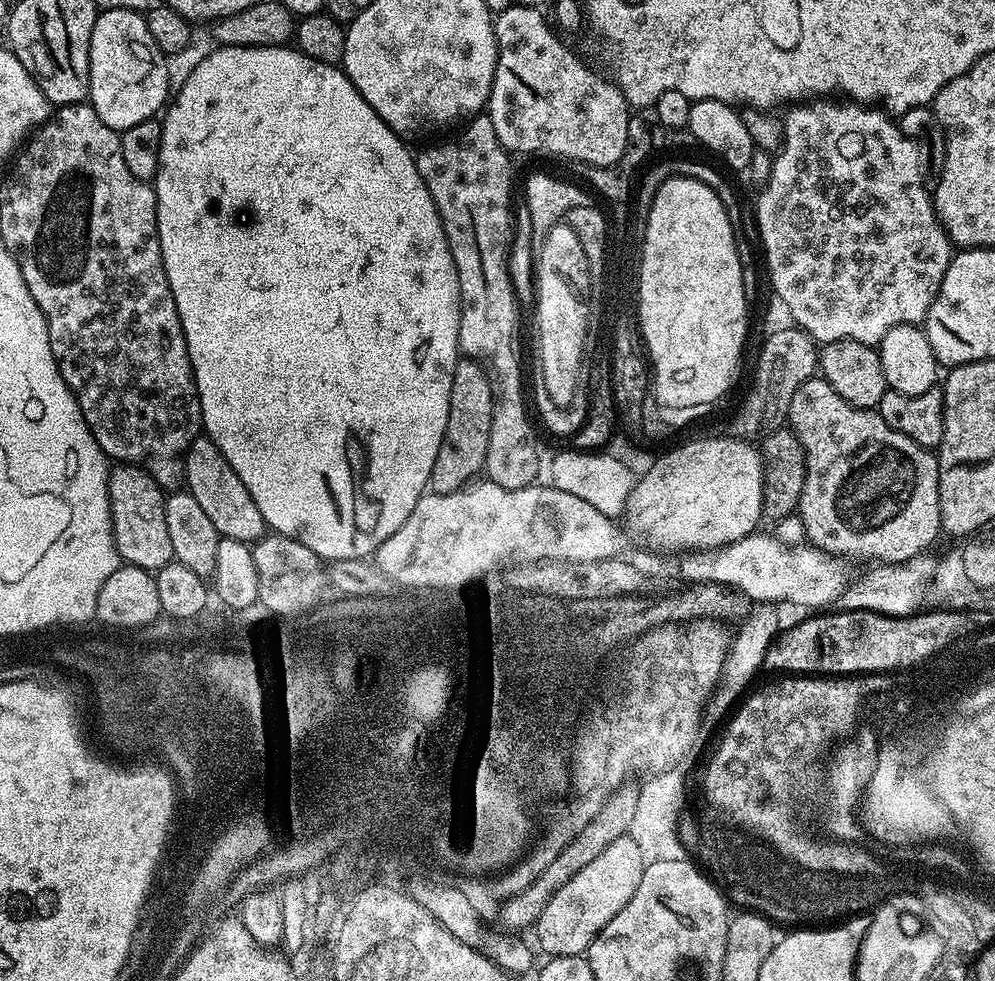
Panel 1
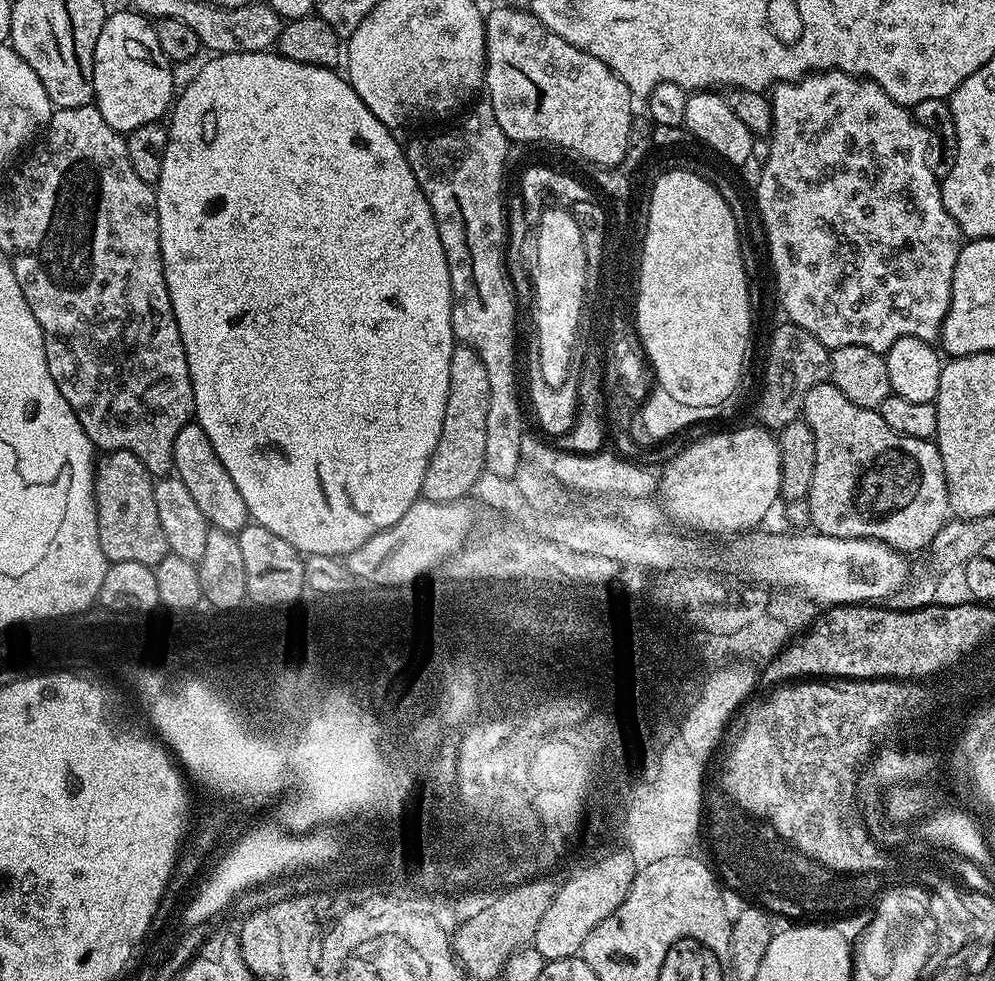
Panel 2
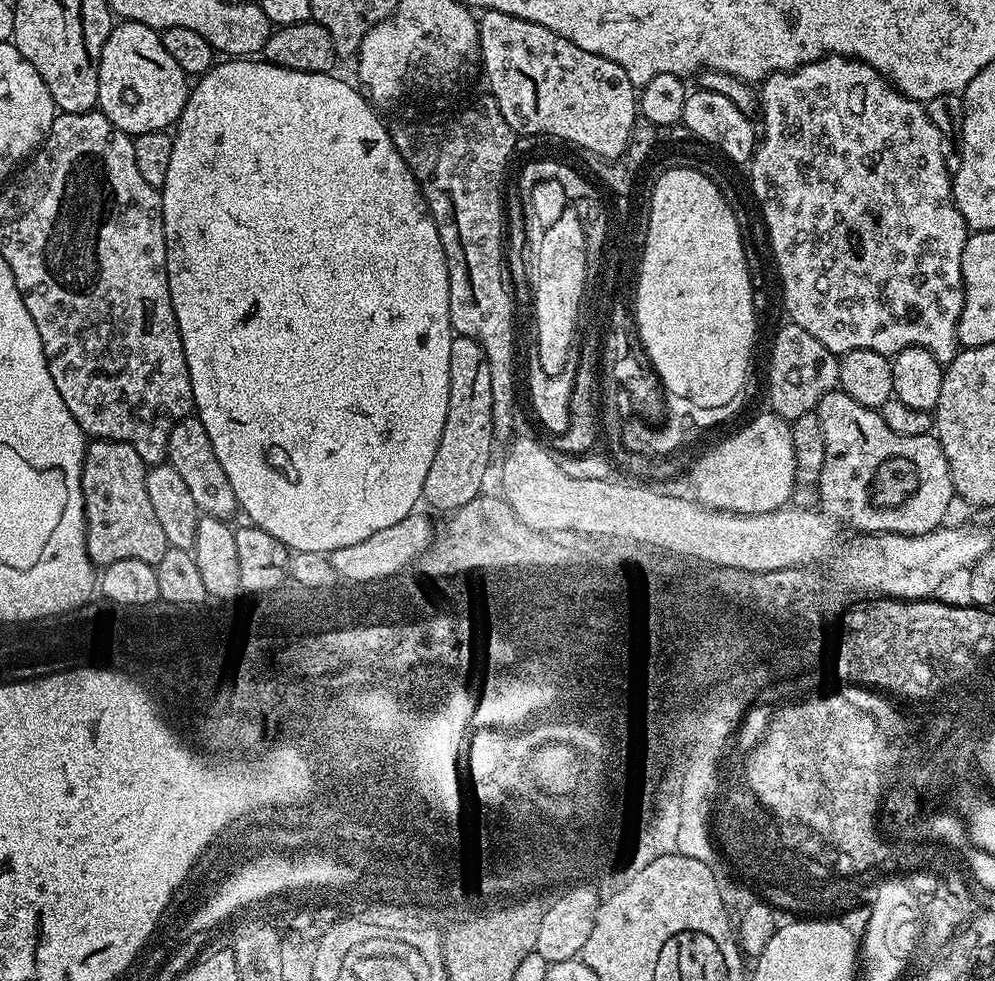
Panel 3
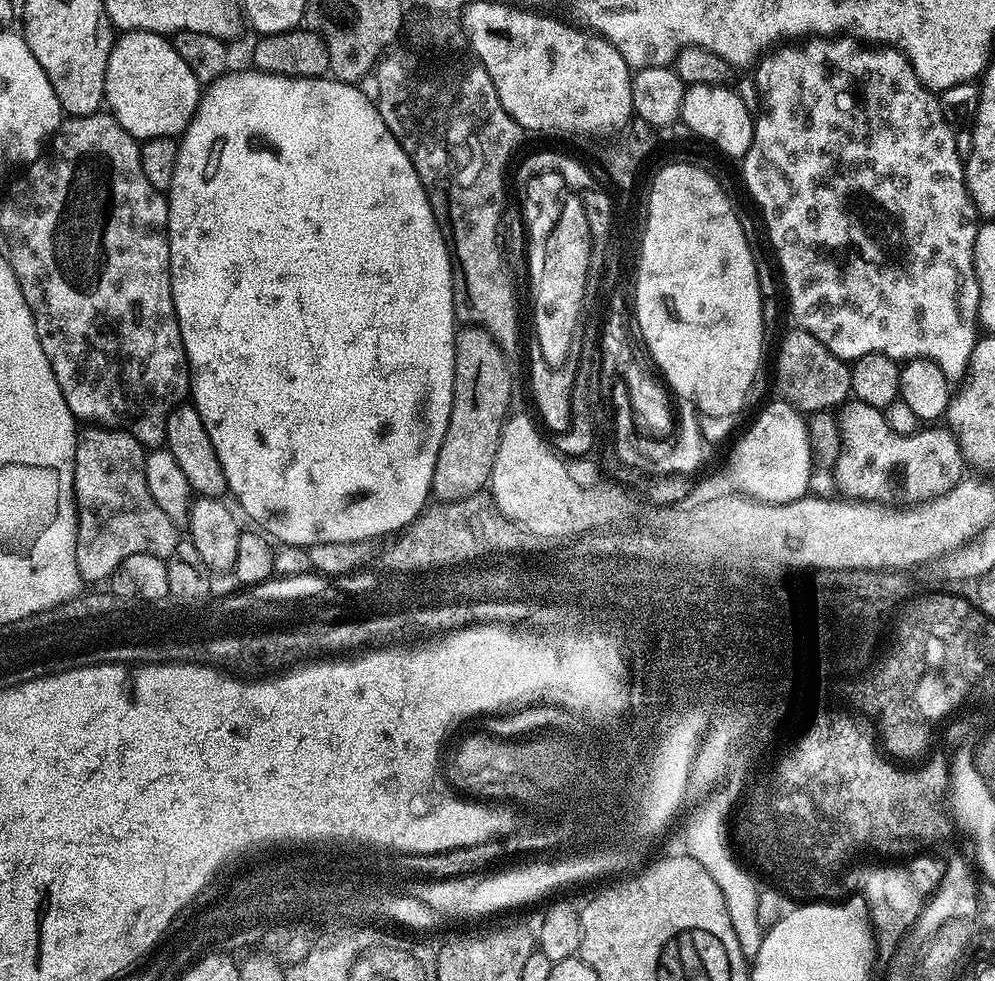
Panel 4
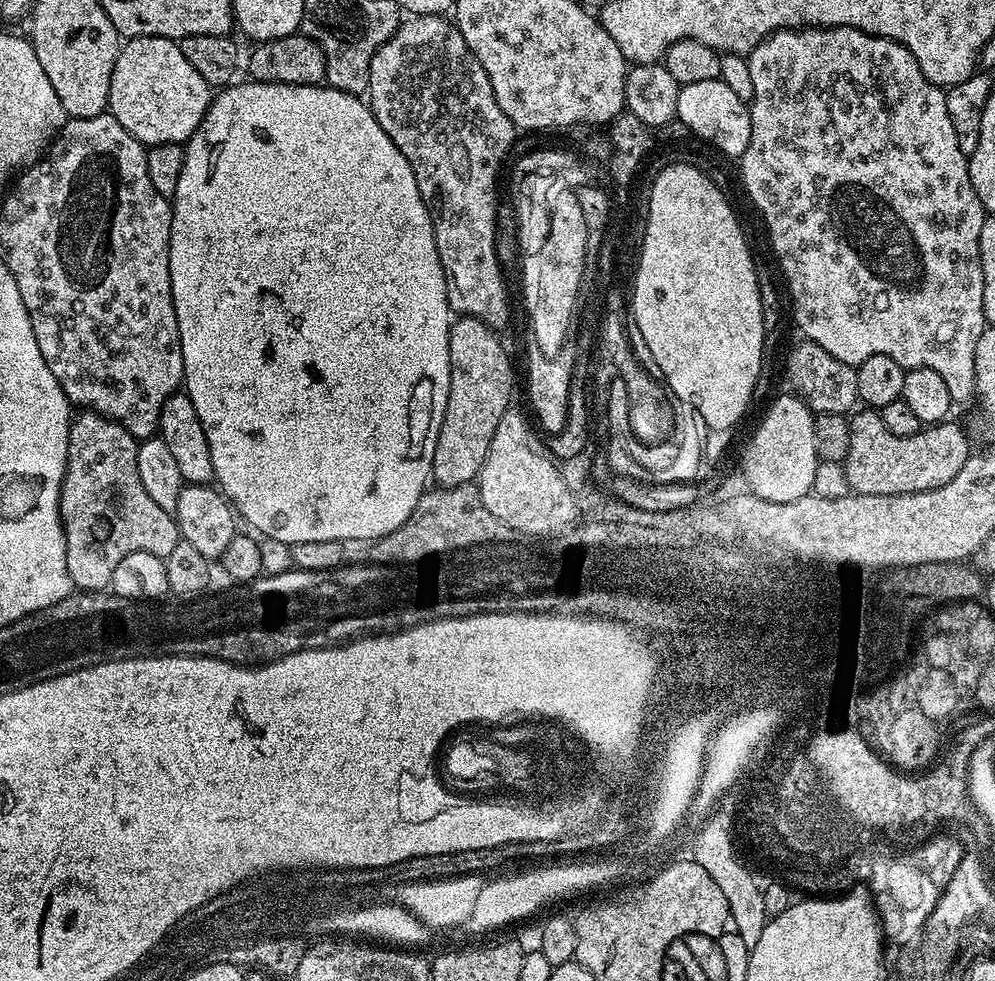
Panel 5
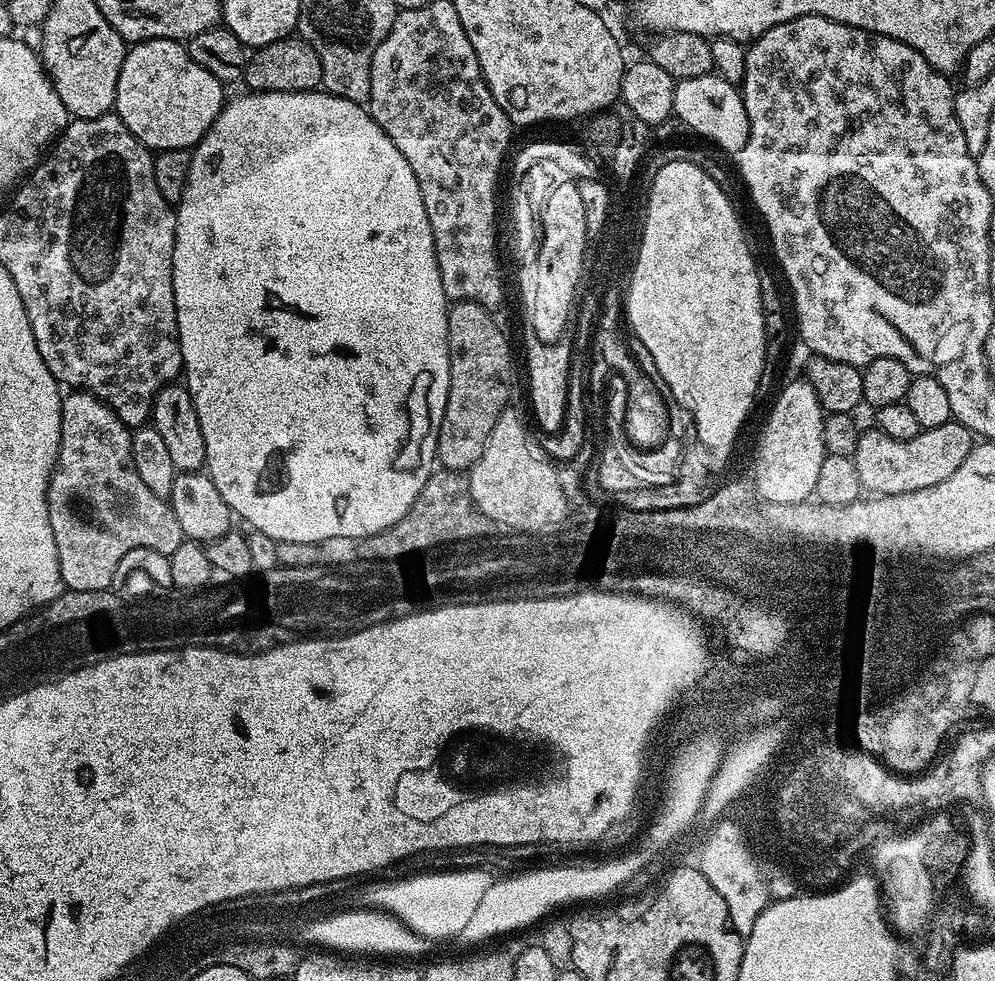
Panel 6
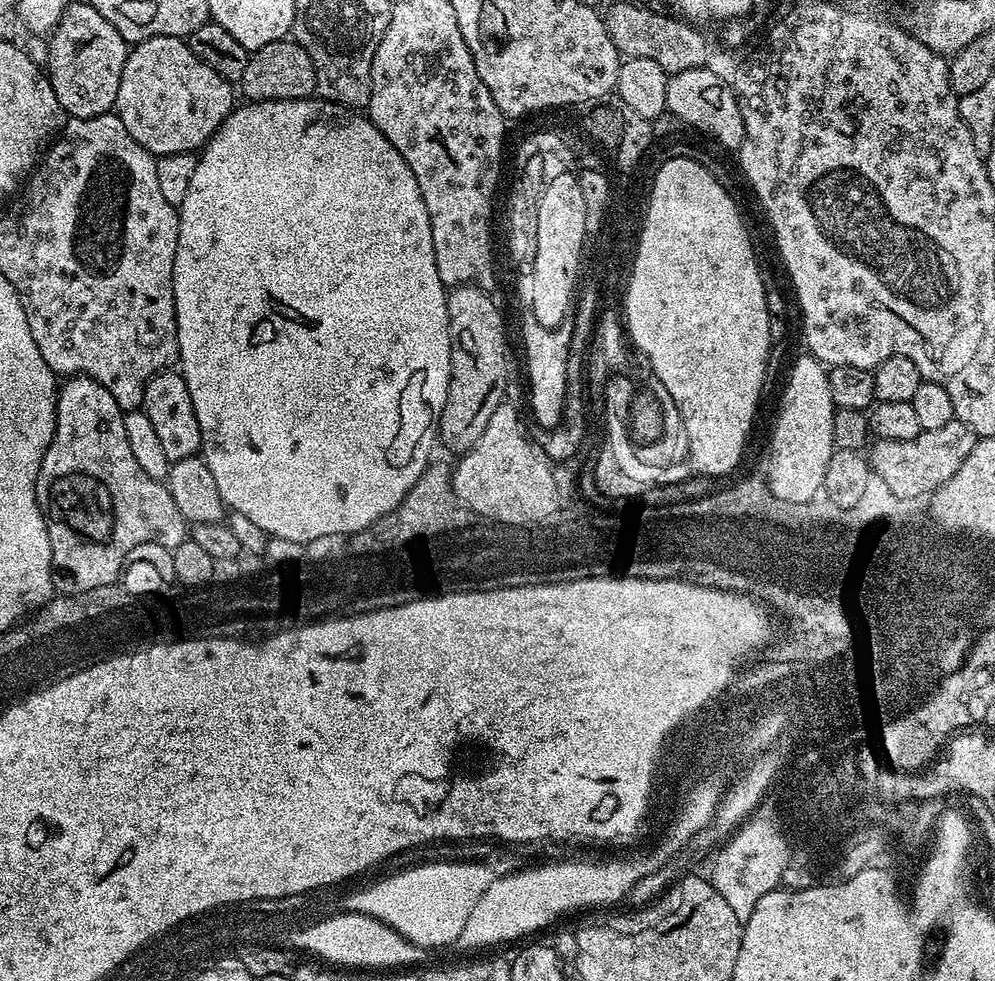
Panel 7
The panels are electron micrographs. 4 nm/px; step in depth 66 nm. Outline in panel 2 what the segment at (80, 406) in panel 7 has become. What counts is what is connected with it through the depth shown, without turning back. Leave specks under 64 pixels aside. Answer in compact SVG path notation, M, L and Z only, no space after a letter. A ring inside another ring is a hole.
M126 450L104 452L96 460L96 477L94 478L94 498L96 499L96 513L98 514L98 542L102 546L102 554L106 554L109 562L142 562L155 566L162 562L164 556L169 555L166 534L158 518L158 508L154 504L154 477L142 466L134 454Z

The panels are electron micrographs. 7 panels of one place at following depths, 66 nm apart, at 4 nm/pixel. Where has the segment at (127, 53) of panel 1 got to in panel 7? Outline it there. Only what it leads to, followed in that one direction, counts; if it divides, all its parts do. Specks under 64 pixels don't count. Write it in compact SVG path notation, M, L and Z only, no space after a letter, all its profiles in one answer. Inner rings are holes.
M155 36L149 40L141 40L129 51L126 62L122 66L122 82L118 82L118 98L116 99L116 107L114 114L122 122L122 126L126 126L126 130L130 130L139 144L144 147L147 152L151 152L153 156L165 156L166 154L182 154L183 152L196 152L208 143L208 139L212 137L222 126L222 122L234 107L232 101L233 85L226 78L222 78L222 74L218 74L218 70L210 70L210 66L206 66L206 62L202 62L190 50L190 46L181 37L178 36Z

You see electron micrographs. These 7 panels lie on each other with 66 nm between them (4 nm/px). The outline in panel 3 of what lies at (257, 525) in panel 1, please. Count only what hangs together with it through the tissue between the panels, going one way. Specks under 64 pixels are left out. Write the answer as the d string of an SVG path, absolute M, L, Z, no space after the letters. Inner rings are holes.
M189 414L177 422L174 430L170 430L166 460L167 463L172 464L174 470L178 470L179 477L186 482L200 514L228 520L238 512L234 486L230 486L230 478L226 478L226 470L222 470L222 462L218 462L218 454L214 454L214 446L210 446L206 426L202 426L199 416Z

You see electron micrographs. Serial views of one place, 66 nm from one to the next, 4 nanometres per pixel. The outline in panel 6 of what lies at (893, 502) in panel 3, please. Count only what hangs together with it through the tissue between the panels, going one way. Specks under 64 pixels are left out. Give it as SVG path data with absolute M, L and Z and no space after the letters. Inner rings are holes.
M949 422L942 426L925 428L908 444L900 444L894 438L882 434L879 430L861 431L856 447L854 461L858 478L869 493L880 496L897 496L914 490L926 490L934 482L942 482L962 466L966 454L970 454L974 443L974 434L966 426Z

